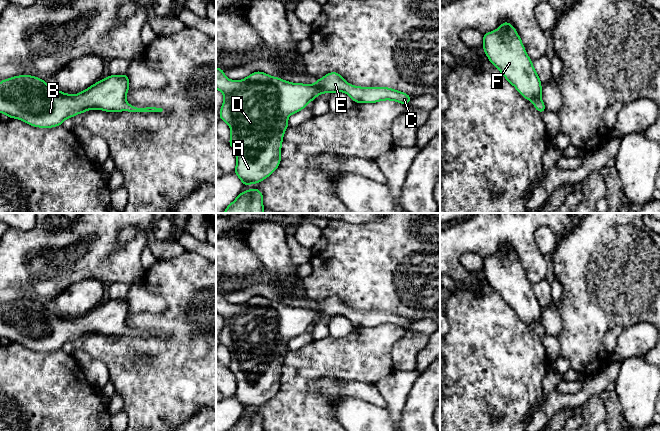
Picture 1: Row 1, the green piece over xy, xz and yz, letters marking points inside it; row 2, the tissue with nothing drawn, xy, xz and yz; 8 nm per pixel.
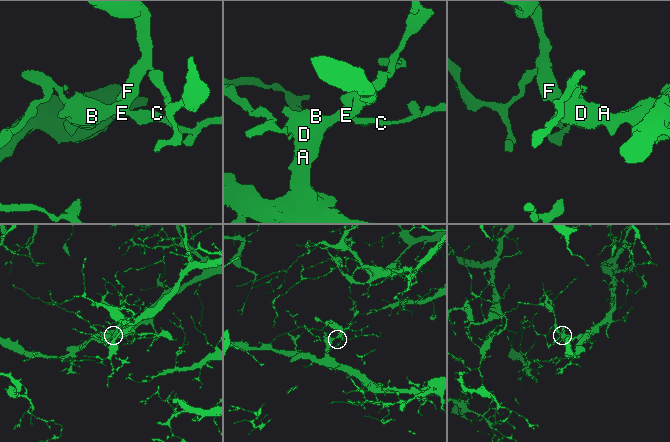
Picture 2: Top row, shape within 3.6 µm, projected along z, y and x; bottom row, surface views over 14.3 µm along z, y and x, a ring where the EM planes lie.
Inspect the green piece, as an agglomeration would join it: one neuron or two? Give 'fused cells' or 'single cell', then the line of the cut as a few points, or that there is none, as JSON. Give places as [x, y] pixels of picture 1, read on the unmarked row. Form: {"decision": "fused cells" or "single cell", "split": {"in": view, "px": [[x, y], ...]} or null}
{"decision": "single cell", "split": null}

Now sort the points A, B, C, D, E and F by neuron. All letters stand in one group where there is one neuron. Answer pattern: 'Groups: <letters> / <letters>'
Groups: A B C D E F

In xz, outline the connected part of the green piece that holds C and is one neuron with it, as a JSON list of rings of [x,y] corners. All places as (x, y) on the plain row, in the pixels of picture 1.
[[[216,292],[216,313],[224,318],[223,329],[220,333],[220,344],[225,345],[231,353],[229,369],[236,376],[237,387],[234,396],[242,405],[243,410],[250,407],[260,407],[270,400],[280,389],[281,369],[285,354],[289,351],[287,343],[307,331],[321,317],[346,316],[355,327],[376,327],[383,324],[392,324],[407,329],[412,323],[406,317],[388,311],[358,311],[348,308],[337,296],[330,296],[323,302],[317,303],[315,308],[290,307],[283,303],[256,295],[243,304],[229,304],[222,292]]]

